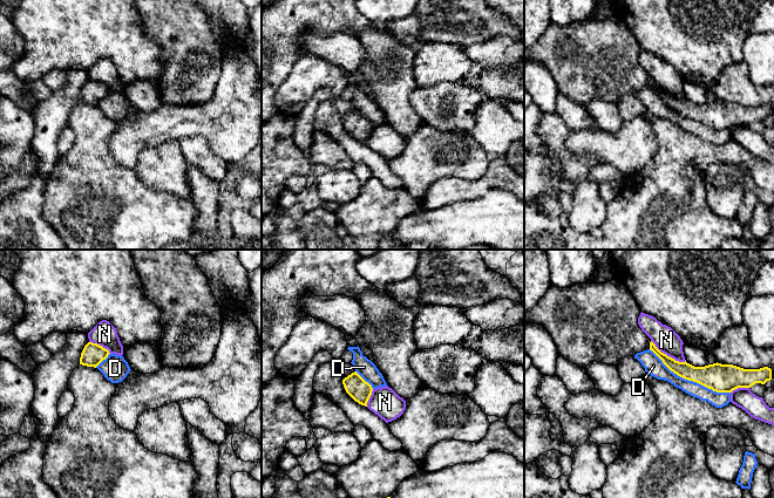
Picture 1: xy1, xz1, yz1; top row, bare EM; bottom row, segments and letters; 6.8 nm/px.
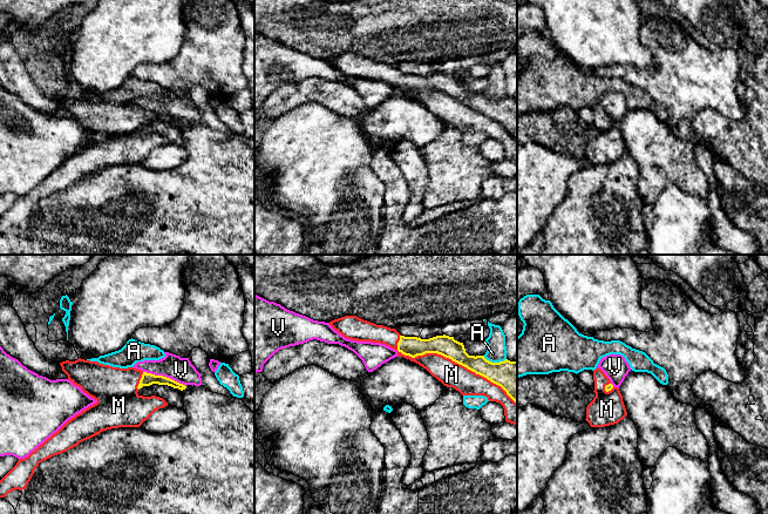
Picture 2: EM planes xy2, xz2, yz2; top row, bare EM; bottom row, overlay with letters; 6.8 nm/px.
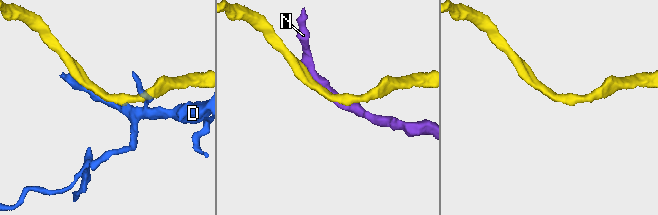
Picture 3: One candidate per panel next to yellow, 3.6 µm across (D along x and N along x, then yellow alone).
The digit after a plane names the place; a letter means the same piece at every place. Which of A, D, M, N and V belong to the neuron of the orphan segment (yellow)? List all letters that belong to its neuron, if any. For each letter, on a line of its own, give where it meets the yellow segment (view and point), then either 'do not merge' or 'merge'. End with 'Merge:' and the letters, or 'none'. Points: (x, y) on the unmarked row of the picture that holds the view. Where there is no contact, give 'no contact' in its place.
A: xz2 (495, 100) | do not merge
D: yz1 (688, 117) | do not merge
M: xz2 (450, 95) | merge
N: yz1 (666, 93) | do not merge
V: xy2 (164, 114) | do not merge
Merge: M

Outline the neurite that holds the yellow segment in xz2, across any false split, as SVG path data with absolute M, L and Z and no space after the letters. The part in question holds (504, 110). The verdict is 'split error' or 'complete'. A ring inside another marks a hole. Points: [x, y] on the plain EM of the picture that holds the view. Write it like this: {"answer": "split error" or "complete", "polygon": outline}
{"answer": "split error", "polygon": "M345 53L328 60L347 76L385 81L403 94L426 106L447 124L453 124L462 133L484 133L489 138L499 140L504 146L505 158L517 163L517 99L505 96L491 100L484 93L469 93L463 80L449 73L429 76L401 73L395 66L363 58L356 53Z"}

